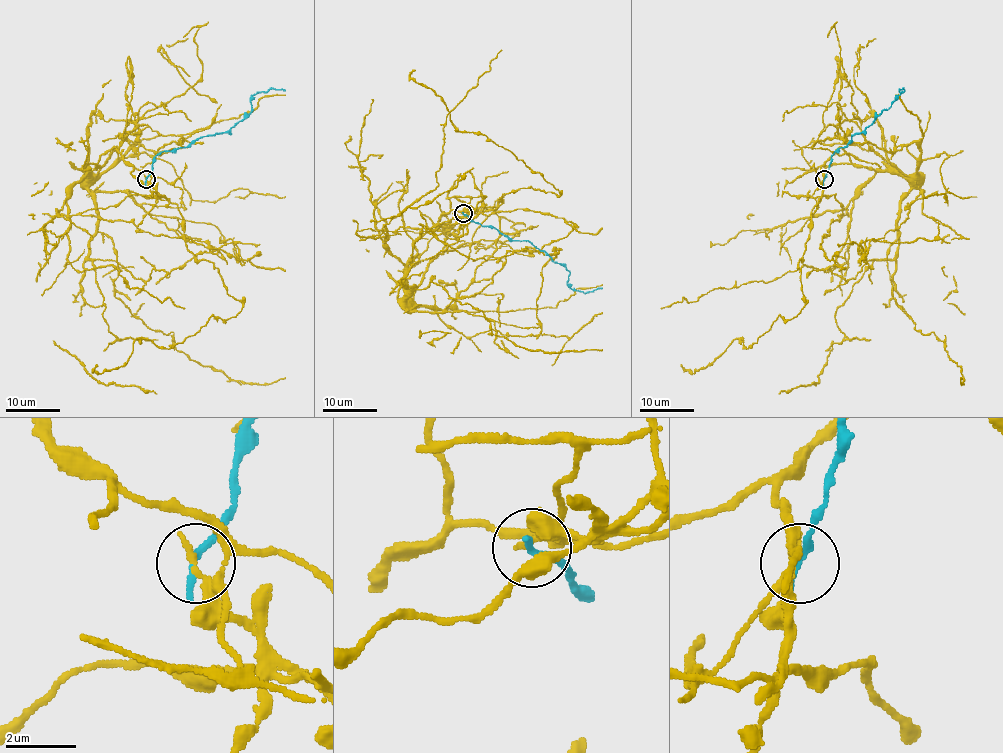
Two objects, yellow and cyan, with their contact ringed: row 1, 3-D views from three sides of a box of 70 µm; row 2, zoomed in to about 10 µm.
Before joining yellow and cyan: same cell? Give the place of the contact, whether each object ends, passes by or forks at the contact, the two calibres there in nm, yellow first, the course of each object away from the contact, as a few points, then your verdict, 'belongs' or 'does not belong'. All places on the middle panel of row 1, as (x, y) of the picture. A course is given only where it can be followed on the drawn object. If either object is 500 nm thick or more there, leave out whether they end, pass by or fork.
(463, 213) | yellow passes by | cyan ends | 150/240 nm | yellow via (463, 214), (451, 210), (414, 242), (406, 299), (434, 275), (520, 347), (602, 349) | cyan via (463, 214), (513, 240), (530, 241), (569, 272), (568, 284), (572, 289), (584, 293), (602, 287) | does not belong

